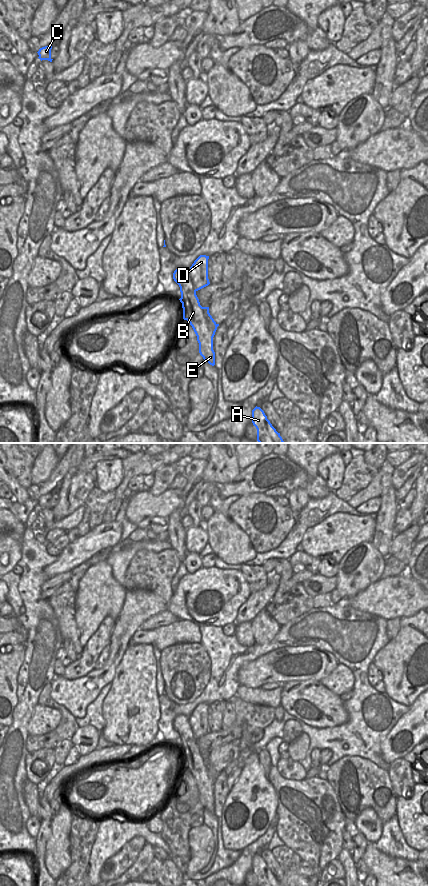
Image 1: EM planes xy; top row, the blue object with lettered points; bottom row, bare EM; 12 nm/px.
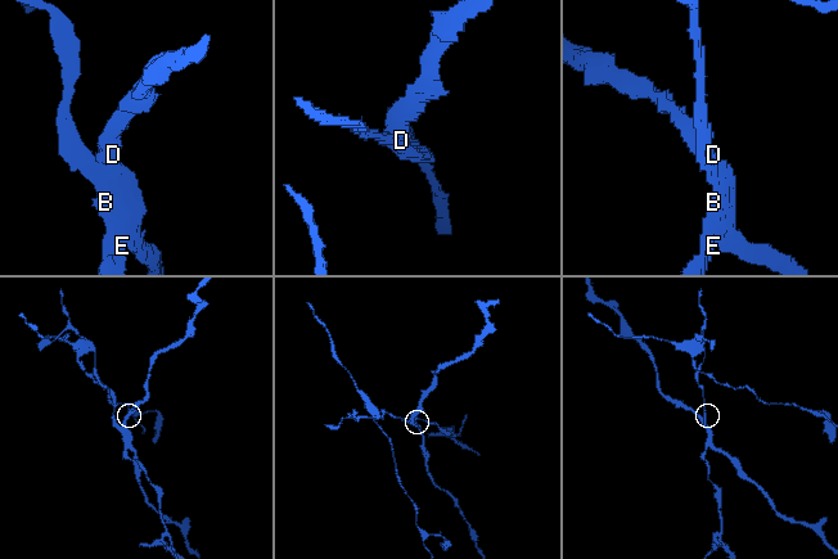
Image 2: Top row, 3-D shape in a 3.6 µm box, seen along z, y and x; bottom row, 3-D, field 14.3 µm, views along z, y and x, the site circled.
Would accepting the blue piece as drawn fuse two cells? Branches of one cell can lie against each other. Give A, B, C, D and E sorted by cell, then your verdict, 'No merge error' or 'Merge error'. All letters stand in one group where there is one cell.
Groups: A B C E / D. Merge error.

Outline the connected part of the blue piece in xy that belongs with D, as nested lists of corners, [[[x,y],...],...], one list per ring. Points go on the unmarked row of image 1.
[[[200,703],[189,717],[189,722],[196,739],[210,732],[208,727],[208,707],[209,704]]]

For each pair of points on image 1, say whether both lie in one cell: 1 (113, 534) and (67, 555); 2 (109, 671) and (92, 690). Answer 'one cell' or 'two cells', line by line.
1: one cell
2: one cell

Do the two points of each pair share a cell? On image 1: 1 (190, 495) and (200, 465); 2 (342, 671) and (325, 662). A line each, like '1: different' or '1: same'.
1: same
2: different

